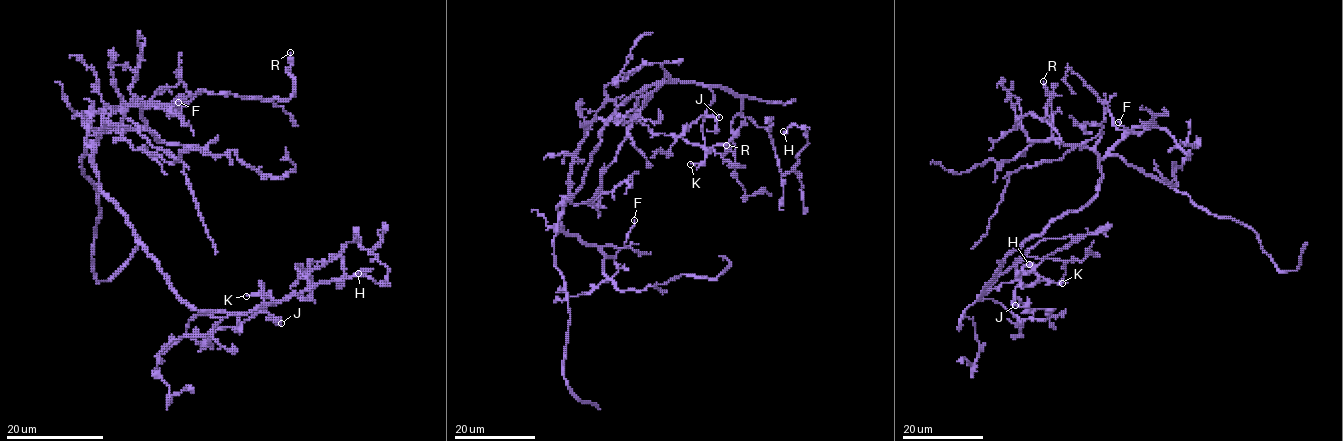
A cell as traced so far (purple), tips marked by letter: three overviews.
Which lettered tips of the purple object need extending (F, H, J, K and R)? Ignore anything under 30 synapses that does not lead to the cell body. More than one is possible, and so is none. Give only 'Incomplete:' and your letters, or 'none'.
Incomplete: none

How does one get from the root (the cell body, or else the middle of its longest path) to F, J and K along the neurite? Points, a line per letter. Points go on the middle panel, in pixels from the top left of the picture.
F: (598, 145), (583, 184), (557, 207), (559, 223), (586, 243), (624, 247), (634, 220)
J: (598, 145), (612, 114), (650, 84), (705, 85), (713, 101), (703, 122), (705, 116), (719, 117)
K: (598, 145), (626, 99), (650, 84), (695, 82), (707, 86), (713, 101), (702, 125), (705, 159), (690, 164)

